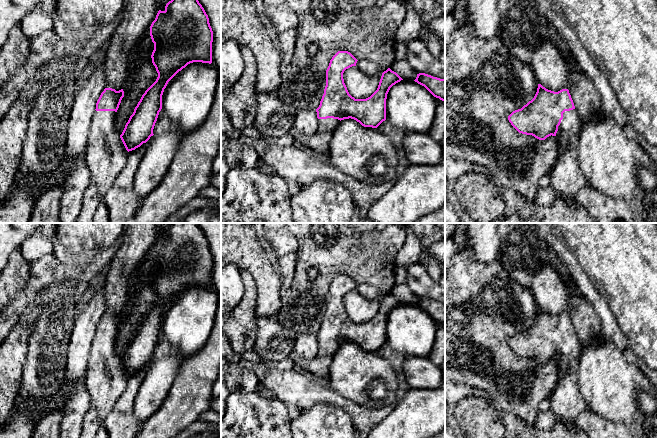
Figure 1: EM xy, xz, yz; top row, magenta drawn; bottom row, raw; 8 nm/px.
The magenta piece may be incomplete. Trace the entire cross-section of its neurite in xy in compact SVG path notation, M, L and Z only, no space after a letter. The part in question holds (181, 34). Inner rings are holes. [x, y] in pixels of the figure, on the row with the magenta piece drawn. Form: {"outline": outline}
{"outline": "M171 0L165 10L159 10L150 26L154 43L151 58L158 77L145 91L120 135L115 127L116 112L124 97L123 89L105 88L101 93L91 120L86 145L85 161L90 172L90 183L82 199L82 209L75 223L91 223L95 211L107 190L126 165L128 152L140 147L153 136L153 129L162 109L162 95L168 82L188 64L212 63L213 31L208 15L198 0Z"}

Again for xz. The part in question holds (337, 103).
{"outline": "M338 51L330 60L324 94L316 109L318 132L333 132L341 120L349 118L372 128L377 128L386 120L387 94L393 85L403 79L388 68L382 73L378 88L370 97L355 99L347 90L343 73L356 66L357 61L348 51Z"}

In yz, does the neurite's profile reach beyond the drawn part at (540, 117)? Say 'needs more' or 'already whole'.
needs more

